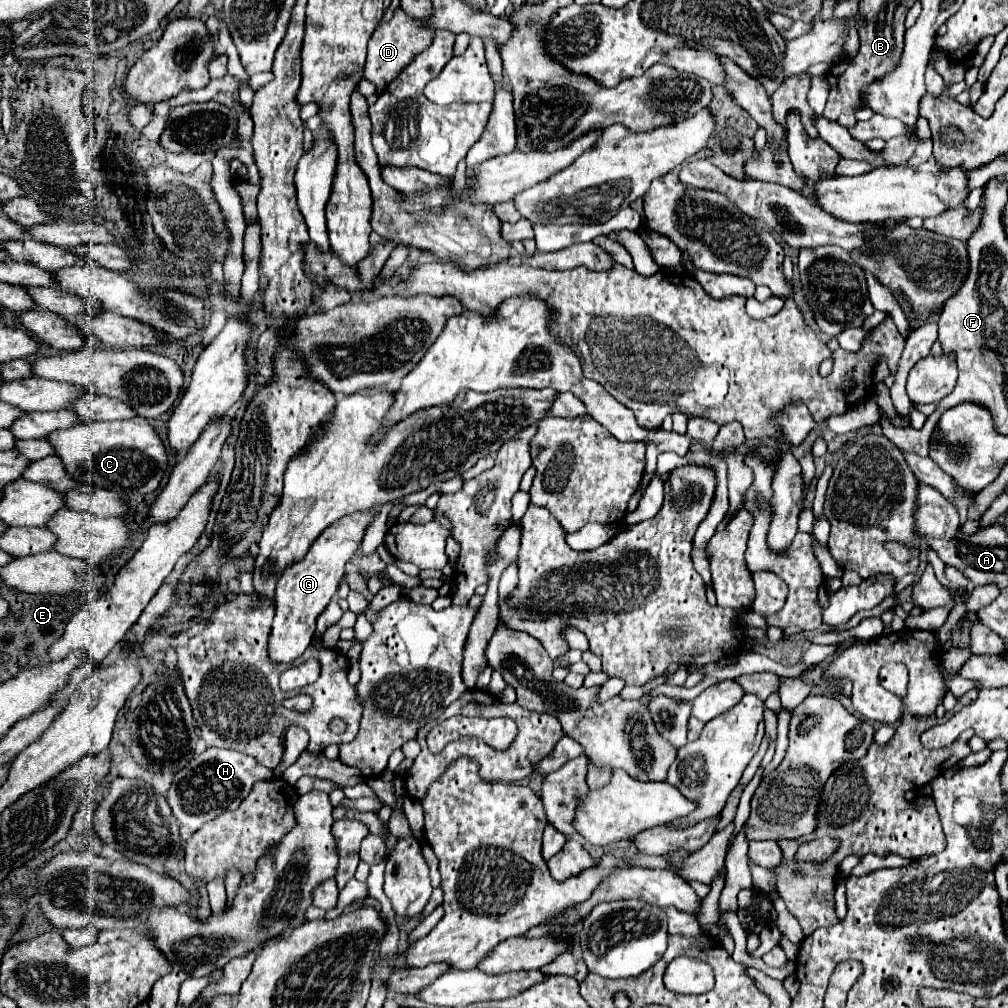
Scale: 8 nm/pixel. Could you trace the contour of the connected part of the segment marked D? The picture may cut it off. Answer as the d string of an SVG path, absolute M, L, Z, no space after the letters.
M396 9L394 17L390 19L388 25L378 27L372 35L372 39L368 41L368 61L366 61L366 69L364 69L364 77L376 85L376 95L380 95L388 83L392 83L392 79L414 59L416 53L420 53L432 39L434 31L432 29L422 29L420 23L412 17L408 17L404 11Z

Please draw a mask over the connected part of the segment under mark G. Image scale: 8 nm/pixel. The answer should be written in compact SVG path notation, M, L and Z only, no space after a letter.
M352 513L340 519L340 523L332 523L332 527L328 527L328 531L324 531L324 535L312 543L312 551L308 551L306 559L296 563L292 571L284 571L276 587L276 615L268 641L268 657L272 663L292 663L308 649L316 629L316 619L326 609L332 595L336 595L338 583L346 573L344 563L348 563L356 553L358 543L362 541L372 519L374 513Z

